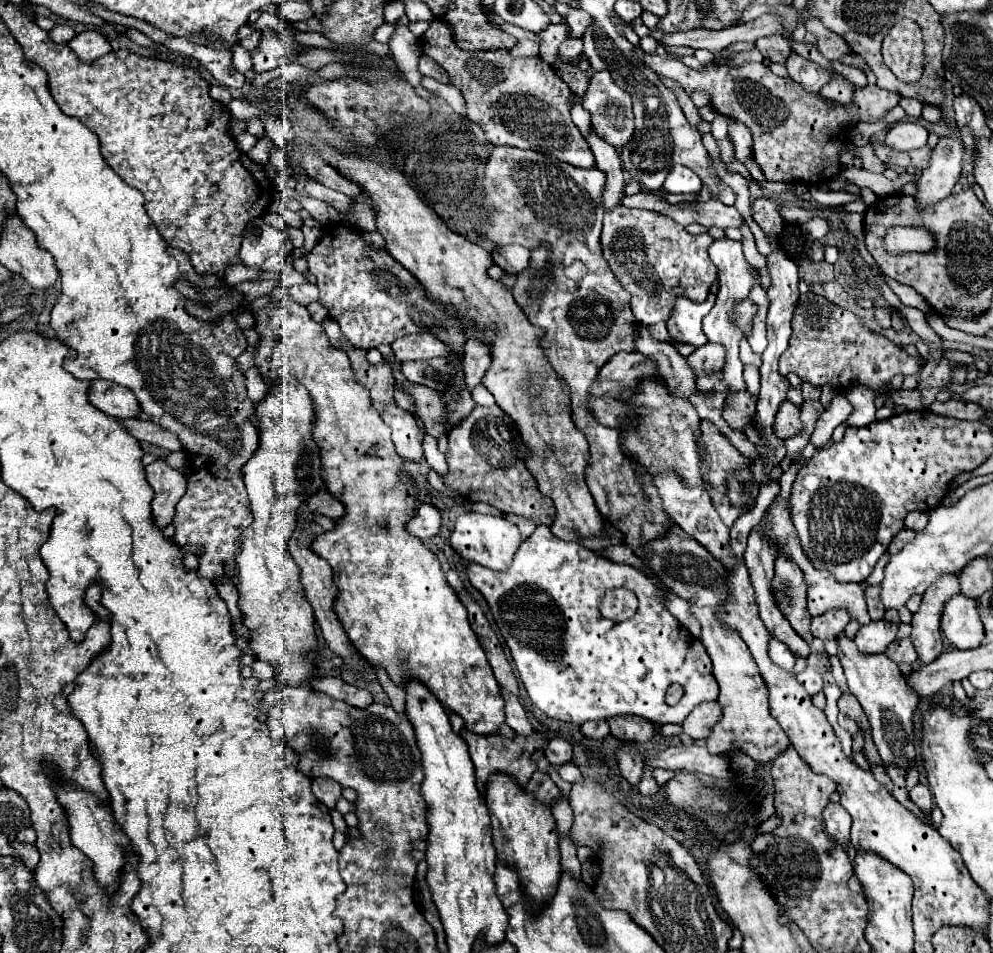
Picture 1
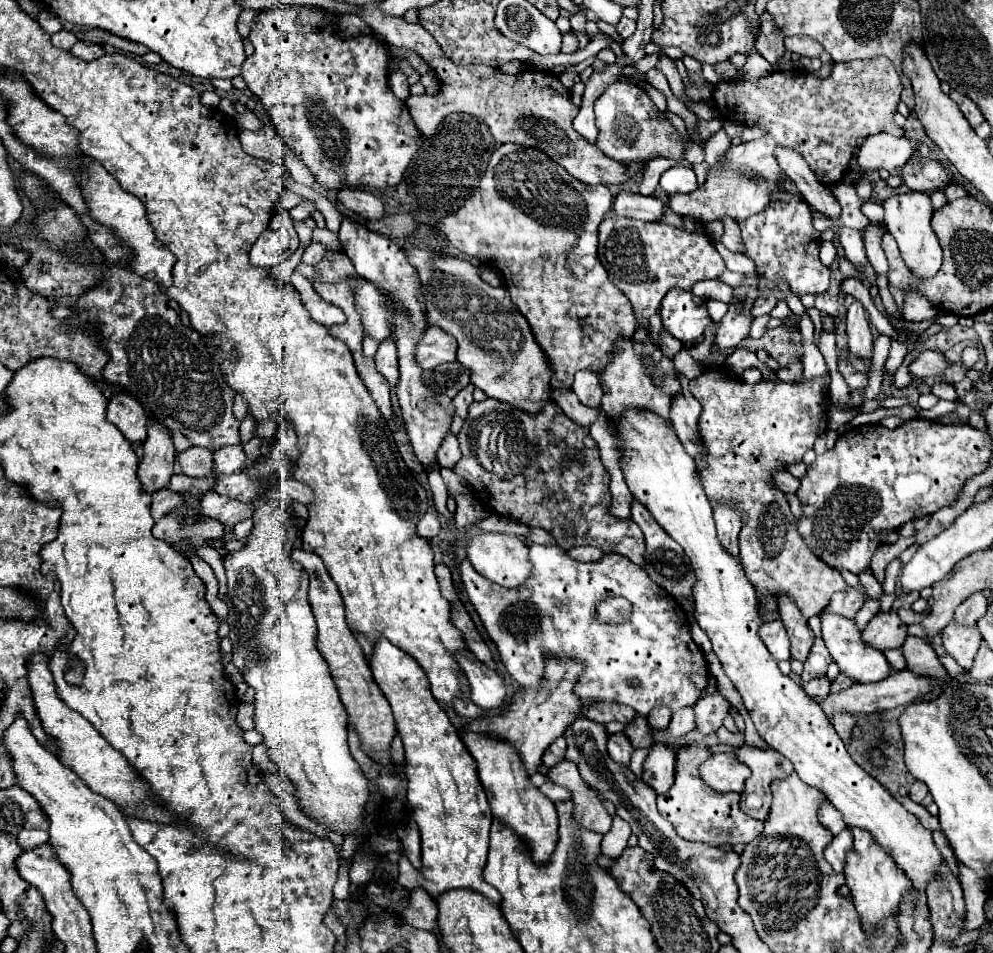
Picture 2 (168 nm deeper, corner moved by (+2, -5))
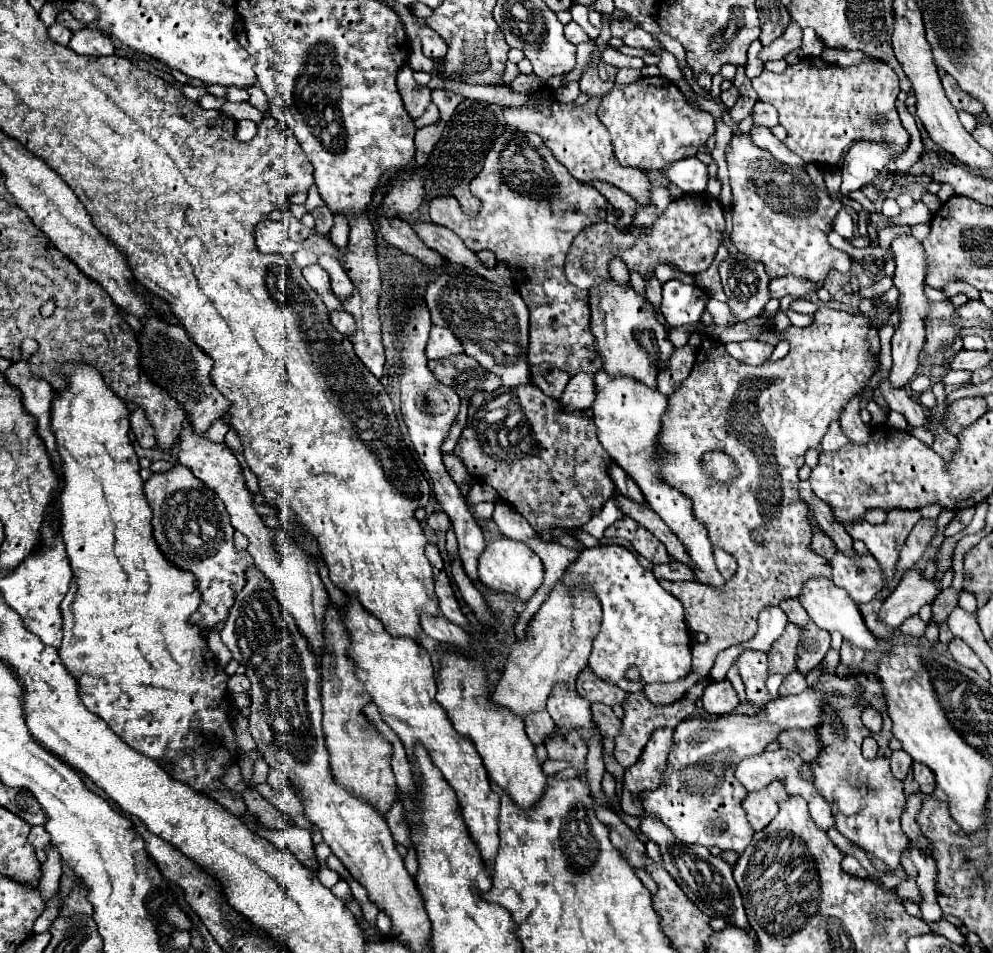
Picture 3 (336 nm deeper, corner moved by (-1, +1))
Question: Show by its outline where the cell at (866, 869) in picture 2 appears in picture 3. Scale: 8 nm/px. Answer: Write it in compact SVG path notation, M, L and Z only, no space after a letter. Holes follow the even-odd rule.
M824 672L812 688L836 696L834 704L826 708L826 716L822 716L822 724L818 724L816 728L816 734L822 744L822 750L810 762L816 790L832 804L832 814L836 818L838 832L842 832L852 844L874 854L876 858L886 862L892 870L896 870L900 866L902 850L908 846L908 838L900 826L900 814L904 810L906 796L902 792L902 782L896 780L890 772L892 750L888 748L888 742L892 740L892 720L888 718L886 712L882 686L874 672L864 672L848 678L840 678L836 674ZM856 684L866 686L864 696L858 696L858 692L854 690ZM862 702L866 702L868 706L876 708L882 714L884 726L878 734L872 734L862 724L860 720L860 714L864 710ZM866 736L872 736L878 742L878 756L874 760L866 760L860 752L862 740Z

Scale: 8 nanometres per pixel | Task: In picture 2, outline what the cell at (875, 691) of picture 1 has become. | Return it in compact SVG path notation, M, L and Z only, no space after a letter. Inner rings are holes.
M823 610L821 614L821 630L823 630L823 640L825 646L829 650L829 654L833 656L833 660L837 662L839 670L849 676L855 684L865 684L865 682L879 682L879 678L887 678L891 674L891 666L887 662L887 658L883 656L883 652L873 650L871 646L863 644L861 640L861 632L857 630L855 622L849 618L841 618L835 614L827 614Z

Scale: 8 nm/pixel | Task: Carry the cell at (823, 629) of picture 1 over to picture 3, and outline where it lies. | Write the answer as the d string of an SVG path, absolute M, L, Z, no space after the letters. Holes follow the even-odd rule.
M838 550L830 560L830 566L834 584L844 588L856 604L870 602L884 588L882 568L872 554L848 558Z

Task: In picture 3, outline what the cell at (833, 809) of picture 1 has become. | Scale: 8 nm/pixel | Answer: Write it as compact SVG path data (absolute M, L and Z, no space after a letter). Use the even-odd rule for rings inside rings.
M846 856L842 860L842 870L848 874L848 876L854 876L854 878L870 878L870 874L860 866L860 862L854 858L854 856Z

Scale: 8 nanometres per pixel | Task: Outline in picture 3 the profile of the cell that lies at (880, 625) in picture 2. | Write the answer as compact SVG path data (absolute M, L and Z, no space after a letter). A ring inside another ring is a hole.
M920 568L908 570L900 586L884 600L878 618L890 628L898 628L906 618L918 614L924 604L932 604L940 592L940 586L940 580L924 578Z

